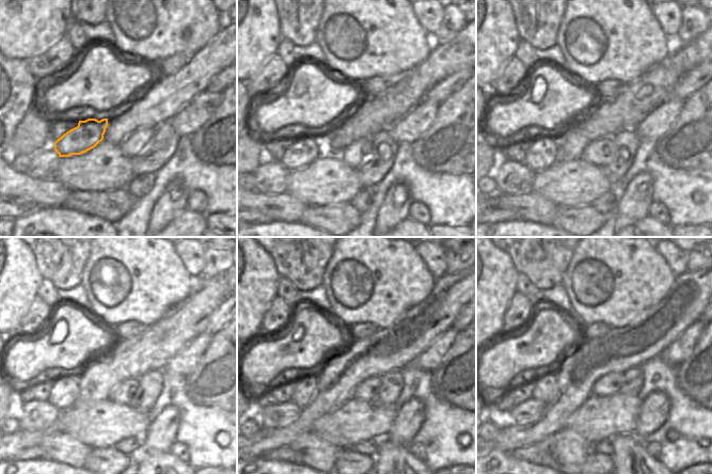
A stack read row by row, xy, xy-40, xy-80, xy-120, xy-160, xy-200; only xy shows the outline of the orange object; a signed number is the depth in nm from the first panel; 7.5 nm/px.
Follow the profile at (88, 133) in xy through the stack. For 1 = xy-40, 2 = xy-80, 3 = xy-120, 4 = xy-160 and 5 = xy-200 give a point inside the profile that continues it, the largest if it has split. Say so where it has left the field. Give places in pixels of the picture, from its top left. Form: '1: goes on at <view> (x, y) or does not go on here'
1: goes on at xy-40 (312, 144)
2: goes on at xy-80 (543, 152)
3: goes on at xy-120 (64, 393)
4: goes on at xy-160 (305, 386)
5: goes on at xy-200 (544, 390)

